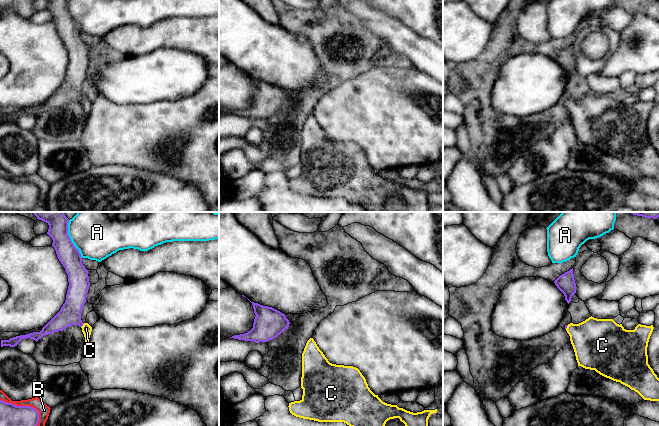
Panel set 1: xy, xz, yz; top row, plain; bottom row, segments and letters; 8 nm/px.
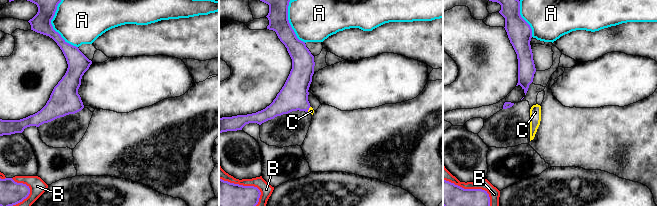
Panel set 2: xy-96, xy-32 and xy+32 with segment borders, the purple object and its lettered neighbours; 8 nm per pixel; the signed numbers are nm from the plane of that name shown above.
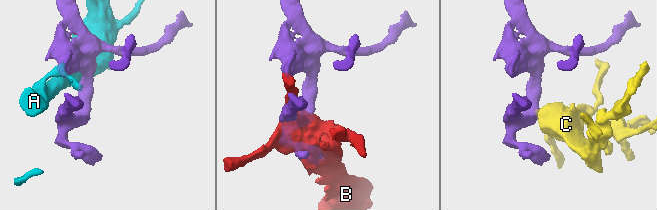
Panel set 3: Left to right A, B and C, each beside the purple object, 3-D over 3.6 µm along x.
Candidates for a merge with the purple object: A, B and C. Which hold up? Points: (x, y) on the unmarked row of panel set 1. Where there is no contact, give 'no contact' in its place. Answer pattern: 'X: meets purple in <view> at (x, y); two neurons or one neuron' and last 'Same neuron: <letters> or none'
A: meets purple in xy at (71, 17); two neurons
B: meets purple in xy at (27, 182); two neurons
C: meets purple in xy at (82, 101); one neuron
Same neuron: C

